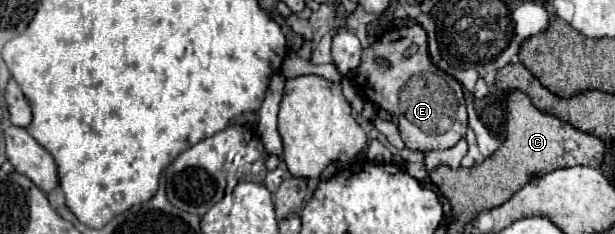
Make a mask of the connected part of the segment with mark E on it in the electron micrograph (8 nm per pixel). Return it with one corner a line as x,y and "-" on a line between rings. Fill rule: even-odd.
419,24
407,26
407,28
393,28
387,30
375,44
363,50
363,58
359,68
353,72
353,84
377,106
381,106
385,112
393,112
393,116
401,122
401,136
409,150
443,150
455,146
467,132
467,104
463,86
443,70
439,70
427,50
427,34
-
385,56
391,62
391,68
381,68
375,58

